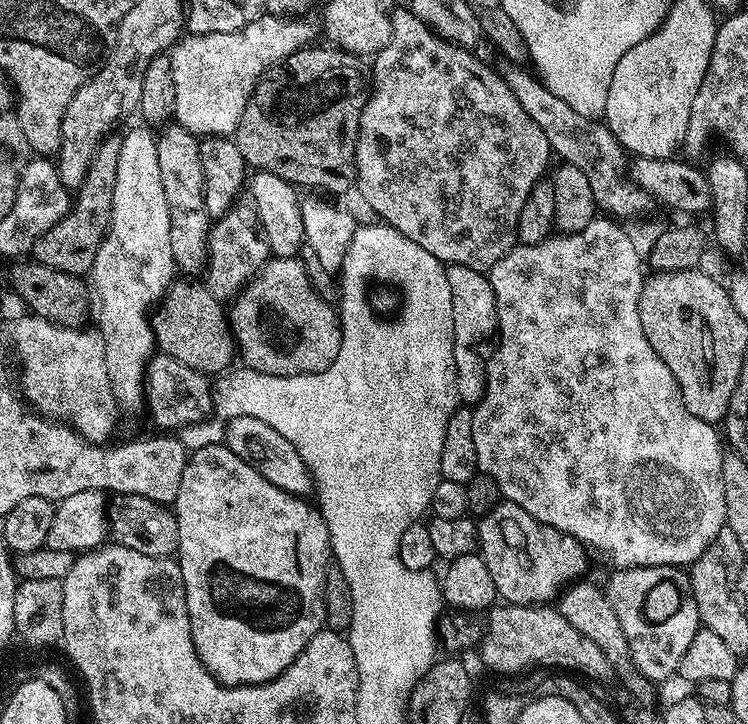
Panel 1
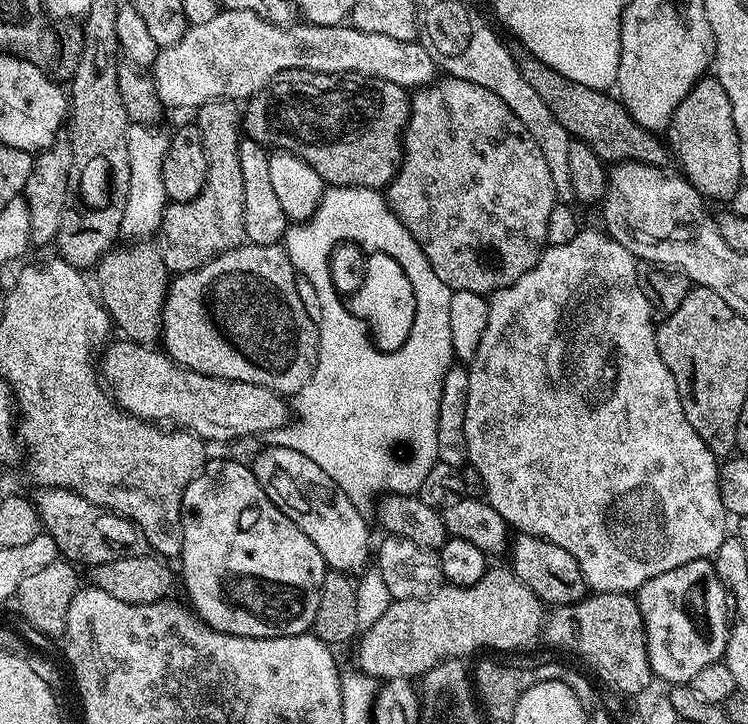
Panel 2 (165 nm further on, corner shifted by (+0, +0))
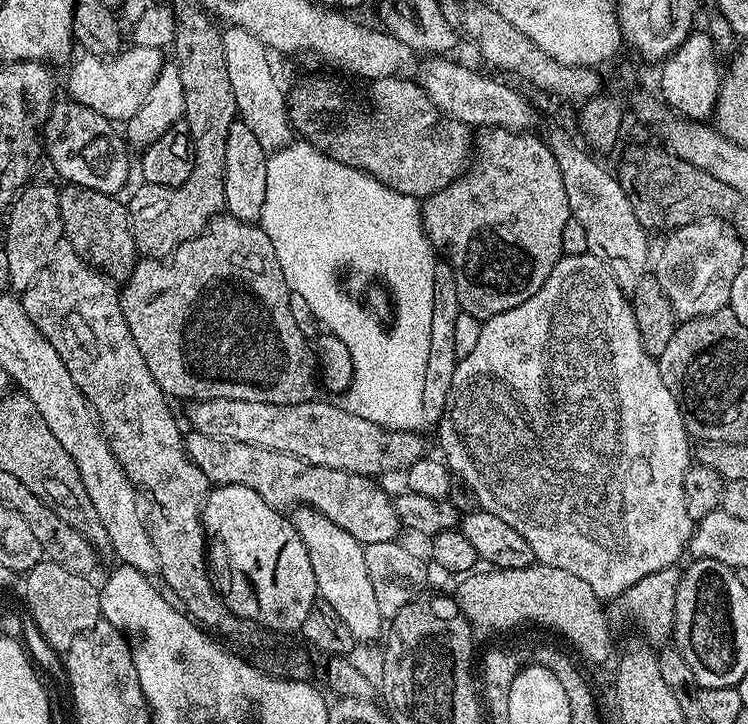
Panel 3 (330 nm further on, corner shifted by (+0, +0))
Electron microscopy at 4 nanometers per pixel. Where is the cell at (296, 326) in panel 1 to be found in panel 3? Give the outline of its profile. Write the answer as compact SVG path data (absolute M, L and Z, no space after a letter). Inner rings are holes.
M227 214L215 216L194 238L182 242L173 250L171 256L163 260L137 259L136 265L128 279L123 281L120 293L120 309L126 318L126 326L130 326L130 334L134 334L134 342L138 342L138 350L142 350L142 358L146 358L146 370L158 382L165 397L177 396L183 402L213 400L214 398L234 399L238 402L264 402L270 404L301 404L317 399L318 365L313 345L303 336L294 317L290 314L290 296L288 283L282 274L282 266L278 266L278 254L270 238L266 238L259 223L247 224Z

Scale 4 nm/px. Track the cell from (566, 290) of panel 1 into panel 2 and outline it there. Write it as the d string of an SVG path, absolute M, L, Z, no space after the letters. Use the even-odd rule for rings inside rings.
M582 230L566 246L548 246L540 260L518 282L509 288L491 293L488 301L486 330L482 330L482 342L478 342L478 354L467 365L468 389L466 390L466 450L468 464L482 474L484 496L498 514L516 532L525 532L562 546L578 562L589 589L598 592L635 593L650 578L666 574L686 562L715 557L718 546L729 531L729 513L724 511L720 493L720 464L698 438L694 426L686 422L682 402L678 398L678 386L674 386L674 374L666 370L662 354L656 345L657 325L654 313L646 302L646 294L638 286L637 259L617 240L603 231Z

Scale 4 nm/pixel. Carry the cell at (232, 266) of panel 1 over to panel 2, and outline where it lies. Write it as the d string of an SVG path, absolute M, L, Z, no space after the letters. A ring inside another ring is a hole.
M211 100L200 105L194 120L198 125L202 140L208 154L208 173L206 186L190 202L169 203L164 210L164 217L158 229L158 247L166 262L169 273L179 274L192 272L201 268L214 257L223 252L234 250L239 244L245 243L244 215L246 214L246 190L242 190L242 161L238 158L242 139L242 112L235 100Z

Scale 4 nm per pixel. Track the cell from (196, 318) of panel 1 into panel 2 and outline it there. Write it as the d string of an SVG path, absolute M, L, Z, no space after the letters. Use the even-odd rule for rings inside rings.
M140 238L128 242L125 248L120 247L113 247L107 252L94 269L98 299L112 317L113 325L119 331L121 328L127 339L145 346L155 345L162 336L164 300L168 296L170 283L168 267L159 247L151 239Z

